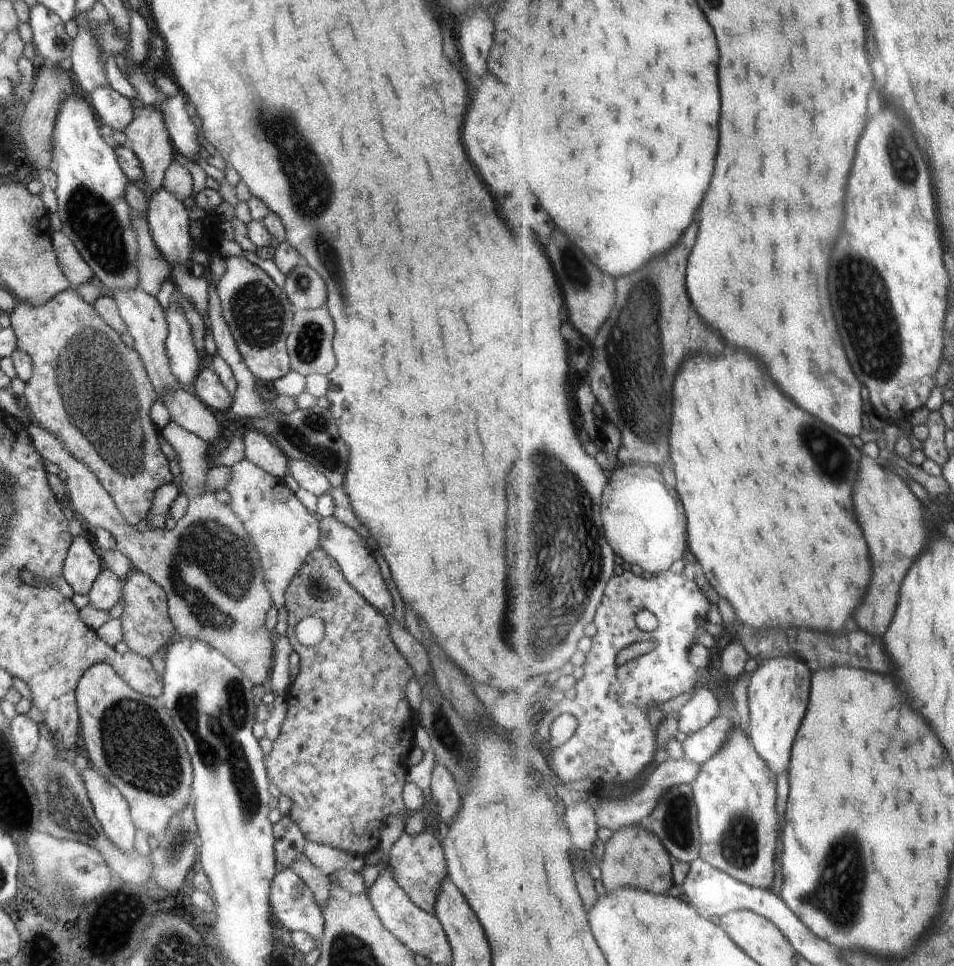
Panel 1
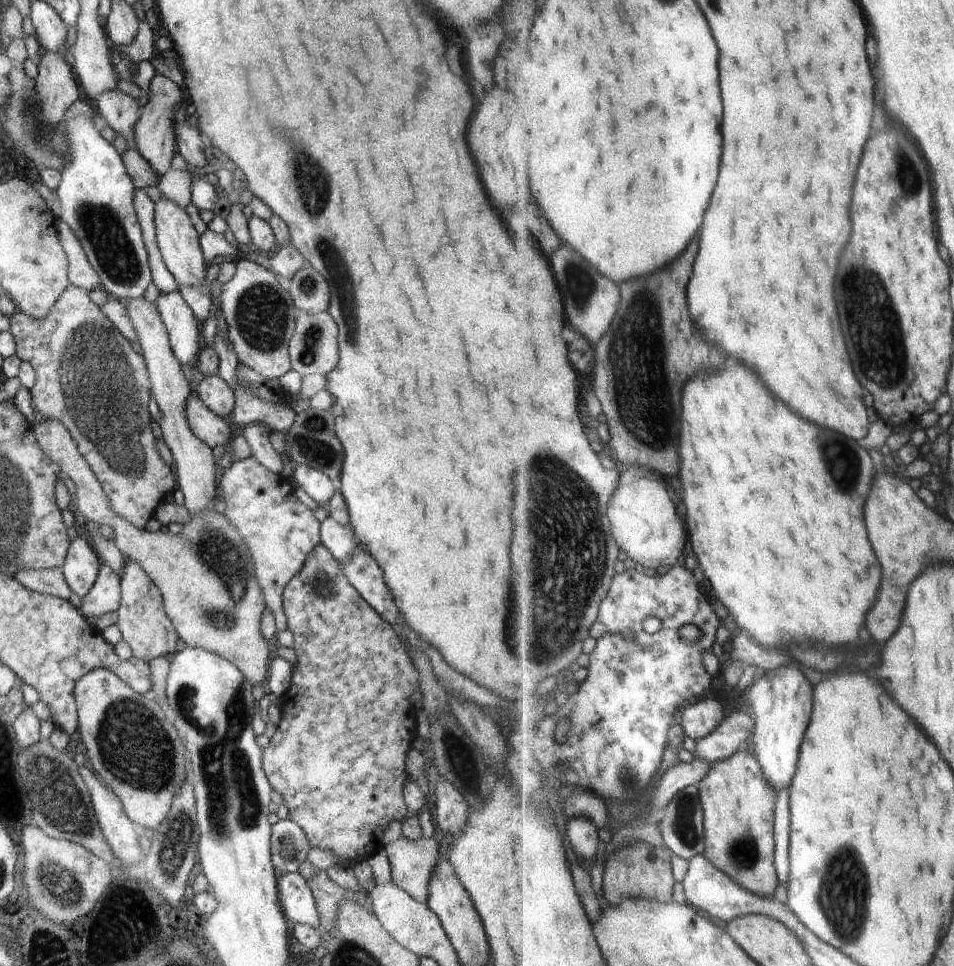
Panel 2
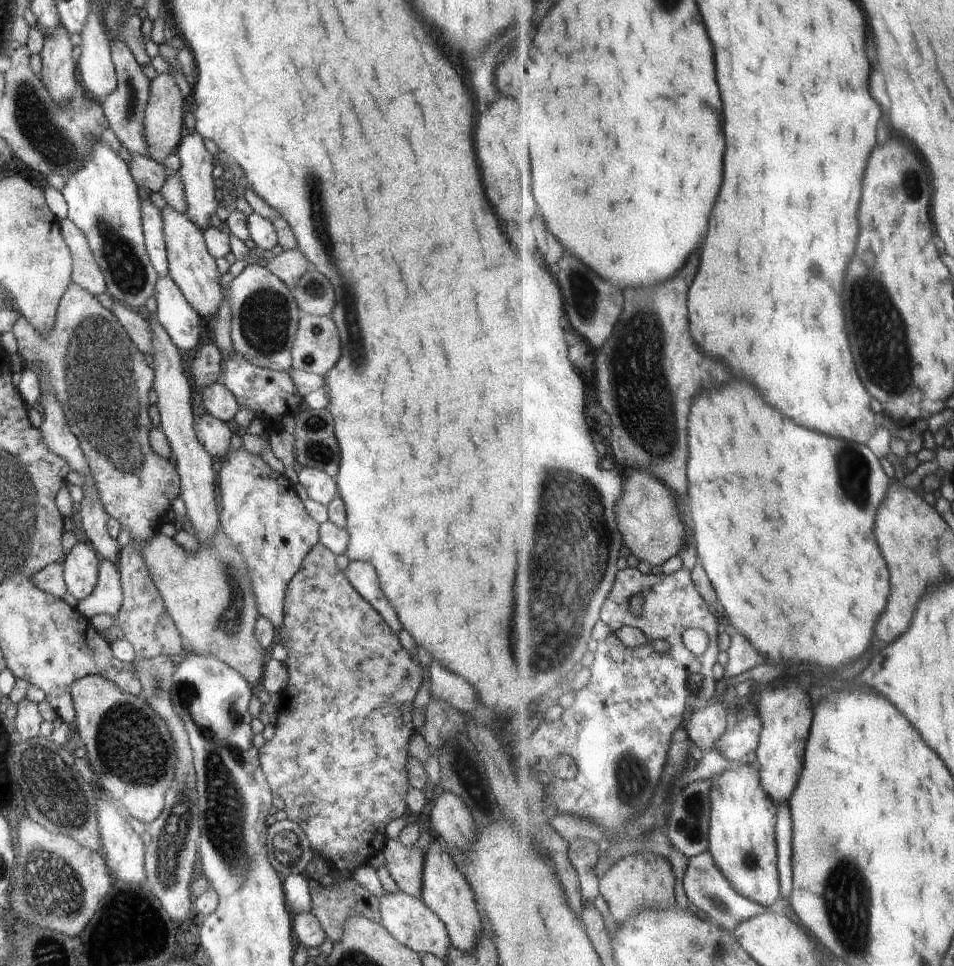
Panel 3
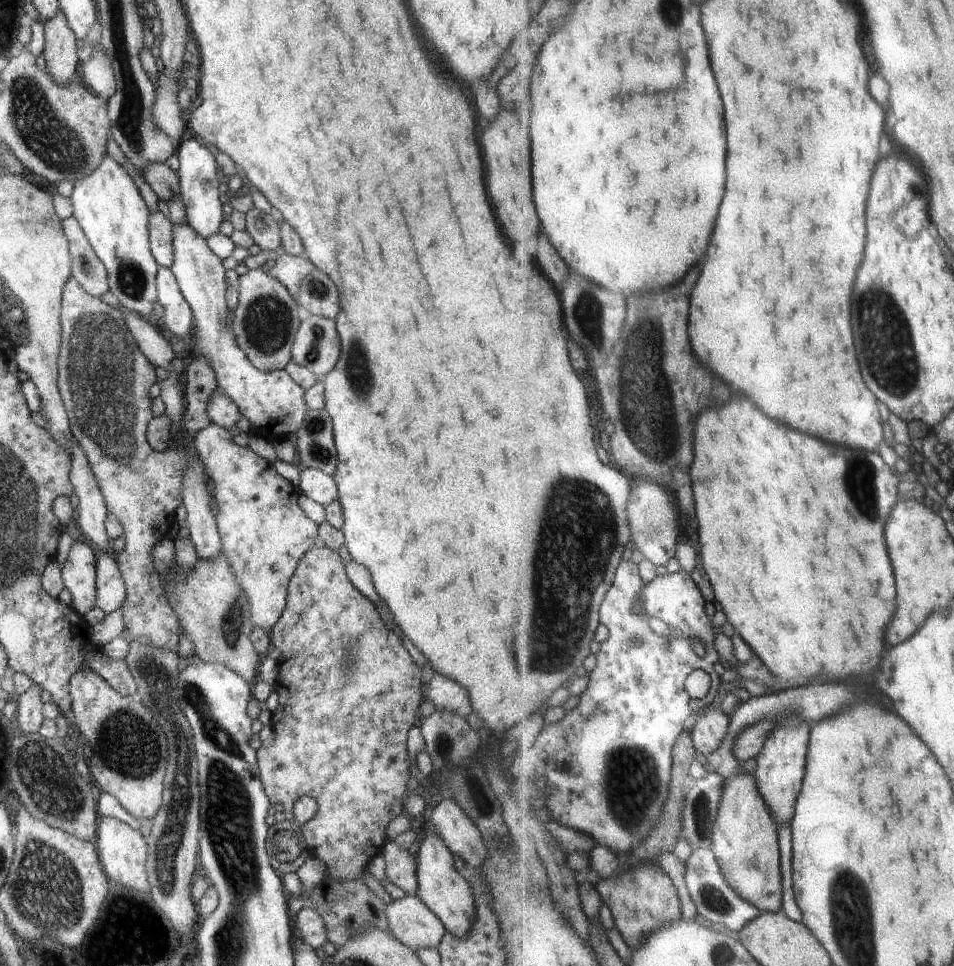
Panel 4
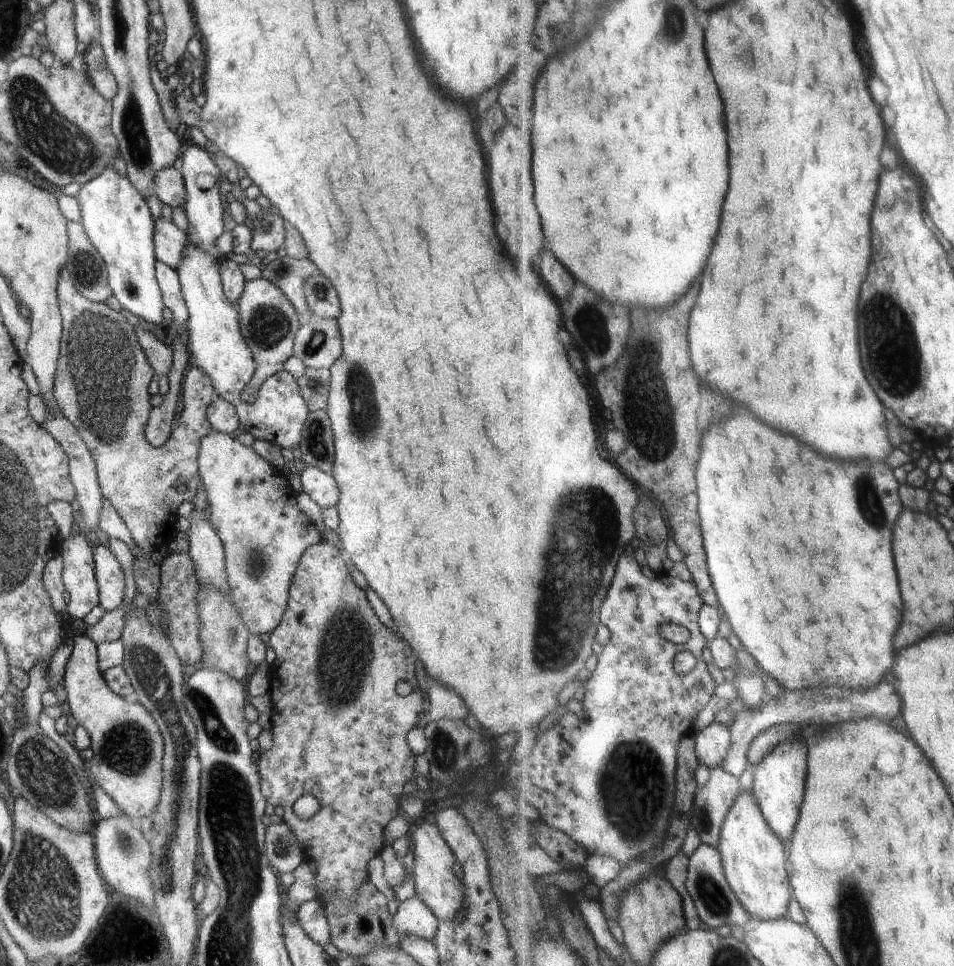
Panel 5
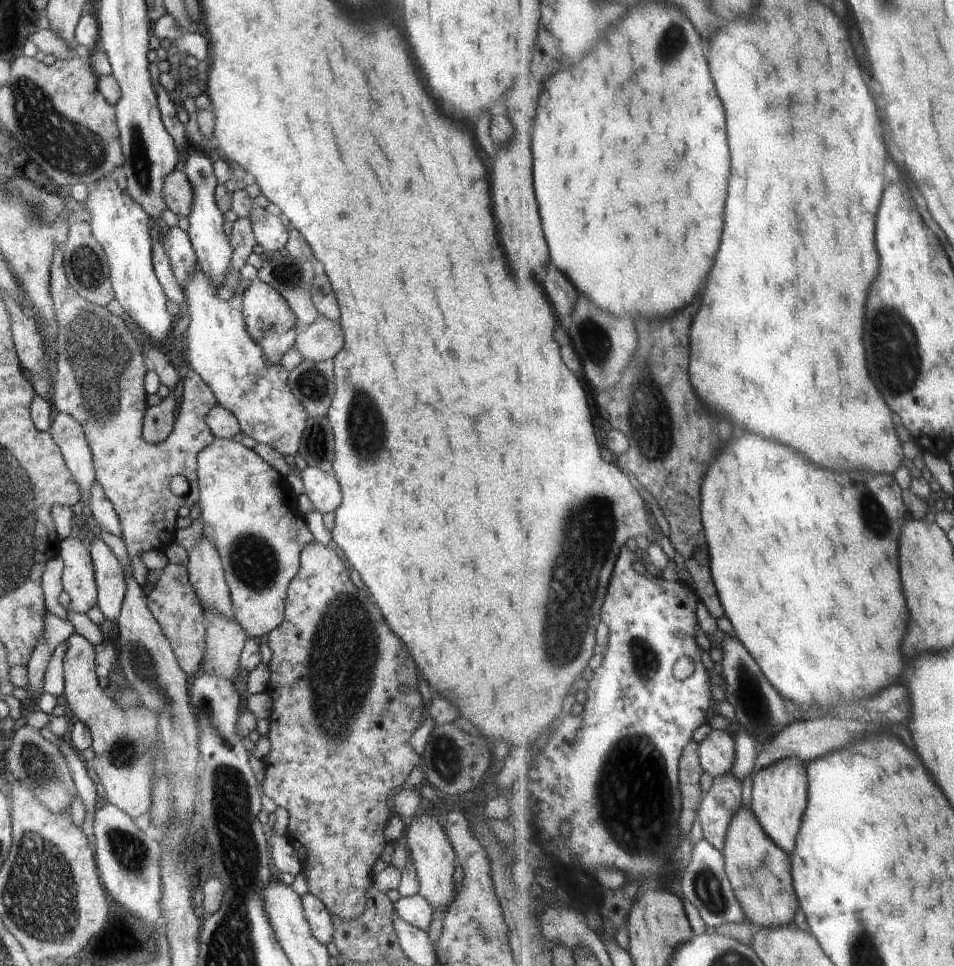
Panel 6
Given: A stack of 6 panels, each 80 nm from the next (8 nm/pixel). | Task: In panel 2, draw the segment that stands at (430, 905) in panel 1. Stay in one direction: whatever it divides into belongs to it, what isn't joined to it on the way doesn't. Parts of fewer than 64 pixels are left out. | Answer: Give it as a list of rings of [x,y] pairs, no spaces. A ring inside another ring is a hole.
[[[400,837],[385,846],[391,878],[407,896],[427,905],[430,876],[440,860],[439,845],[434,838],[406,840]]]

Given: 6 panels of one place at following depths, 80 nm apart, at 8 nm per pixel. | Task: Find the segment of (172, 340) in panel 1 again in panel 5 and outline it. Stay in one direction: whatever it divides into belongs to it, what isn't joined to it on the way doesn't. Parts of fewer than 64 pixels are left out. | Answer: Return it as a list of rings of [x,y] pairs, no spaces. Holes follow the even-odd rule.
[[[156,262],[156,281],[162,294],[162,302],[172,311],[172,321],[176,323],[181,332],[188,322],[188,308],[186,307],[178,274],[162,262]]]

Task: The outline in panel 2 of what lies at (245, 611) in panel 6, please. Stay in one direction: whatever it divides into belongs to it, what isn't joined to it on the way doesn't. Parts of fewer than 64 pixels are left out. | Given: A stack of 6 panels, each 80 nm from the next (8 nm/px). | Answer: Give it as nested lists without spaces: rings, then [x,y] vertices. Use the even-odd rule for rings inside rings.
[[[196,395],[188,396],[184,406],[188,428],[211,449],[226,446],[232,440],[229,420],[214,414]],[[252,456],[232,463],[226,470],[220,470],[218,488],[223,497],[220,508],[224,516],[248,544],[254,560],[256,580],[264,594],[267,609],[272,610],[276,630],[285,631],[288,626],[282,594],[292,578],[304,567],[308,554],[321,544],[321,522],[296,497],[288,479],[268,472]]]

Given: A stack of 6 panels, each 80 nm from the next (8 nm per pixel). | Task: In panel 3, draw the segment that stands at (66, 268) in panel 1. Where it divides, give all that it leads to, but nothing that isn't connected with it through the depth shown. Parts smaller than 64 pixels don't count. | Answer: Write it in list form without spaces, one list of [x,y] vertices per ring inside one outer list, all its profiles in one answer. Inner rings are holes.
[[[68,219],[59,220],[58,224],[64,243],[71,254],[71,282],[78,284],[80,288],[84,288],[84,291],[90,292],[94,297],[106,293],[107,287],[102,270],[96,264],[84,234]]]

